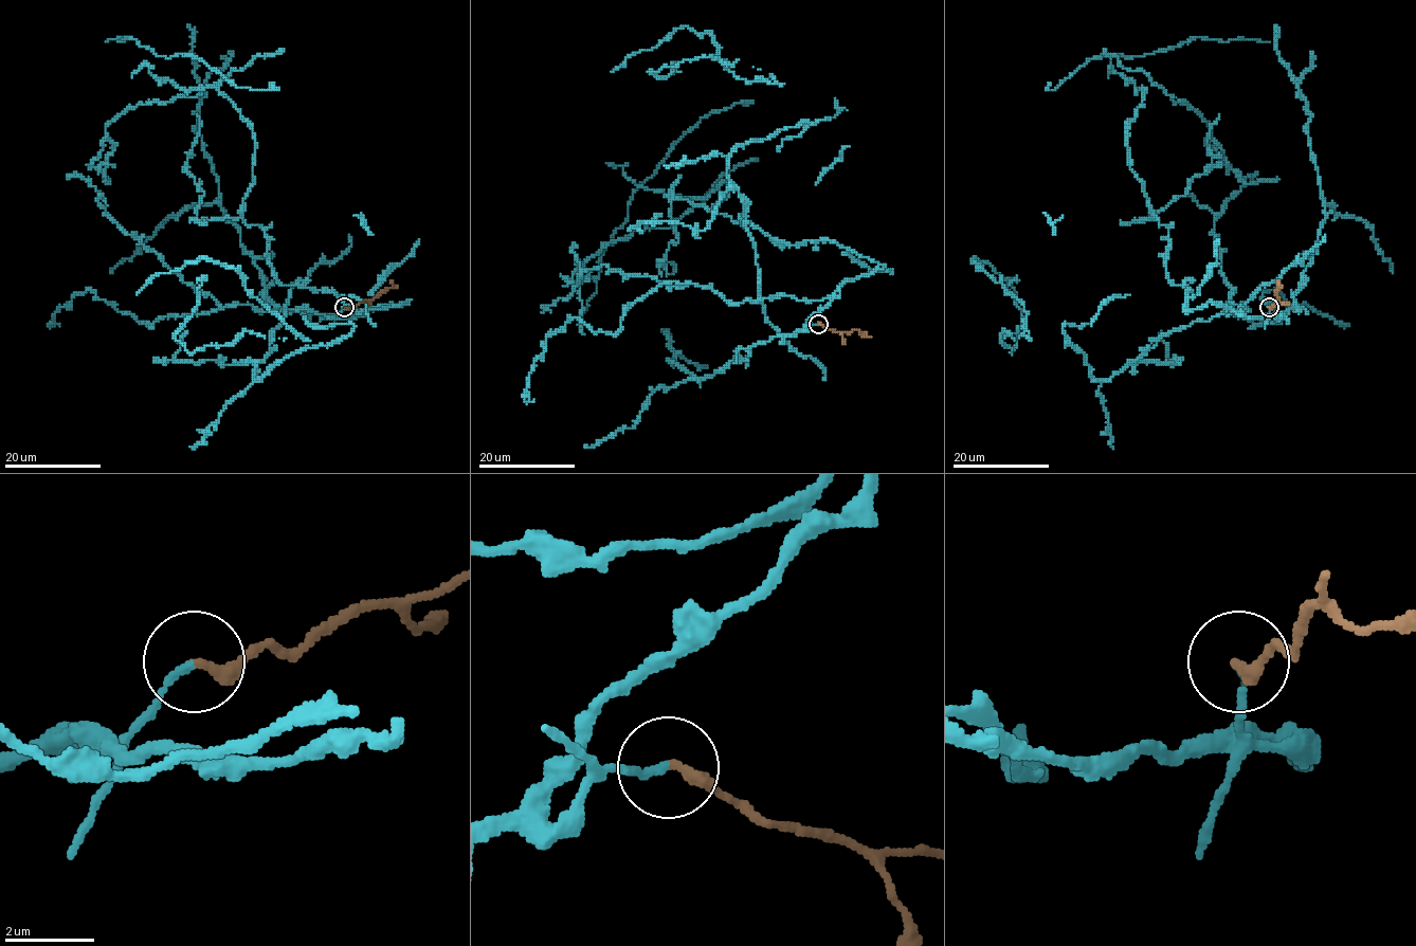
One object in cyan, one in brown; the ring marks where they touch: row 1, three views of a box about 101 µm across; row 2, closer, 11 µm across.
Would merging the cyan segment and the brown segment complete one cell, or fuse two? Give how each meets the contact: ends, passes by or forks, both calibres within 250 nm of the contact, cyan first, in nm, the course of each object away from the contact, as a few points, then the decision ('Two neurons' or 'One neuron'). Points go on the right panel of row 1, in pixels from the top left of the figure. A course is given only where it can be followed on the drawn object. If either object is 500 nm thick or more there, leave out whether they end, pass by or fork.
At the ring cyan ends. At the ring brown ends. Thickness 170 nm (cyan) against 280 nm. Course of cyan: (1269, 307), (1185, 311), (1127, 123), (1155, 84), (1245, 182), (1278, 179). Course of brown: (1269, 307), (1277, 301), (1275, 292), (1281, 287), (1277, 279). Two neurons

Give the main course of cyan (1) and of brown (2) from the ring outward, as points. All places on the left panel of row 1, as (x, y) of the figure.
1: (345, 307), (410, 302), (354, 311), (277, 279), (241, 214), (255, 139), (217, 83), (109, 123), (109, 179)
2: (345, 307), (371, 301), (391, 287), (391, 279)

